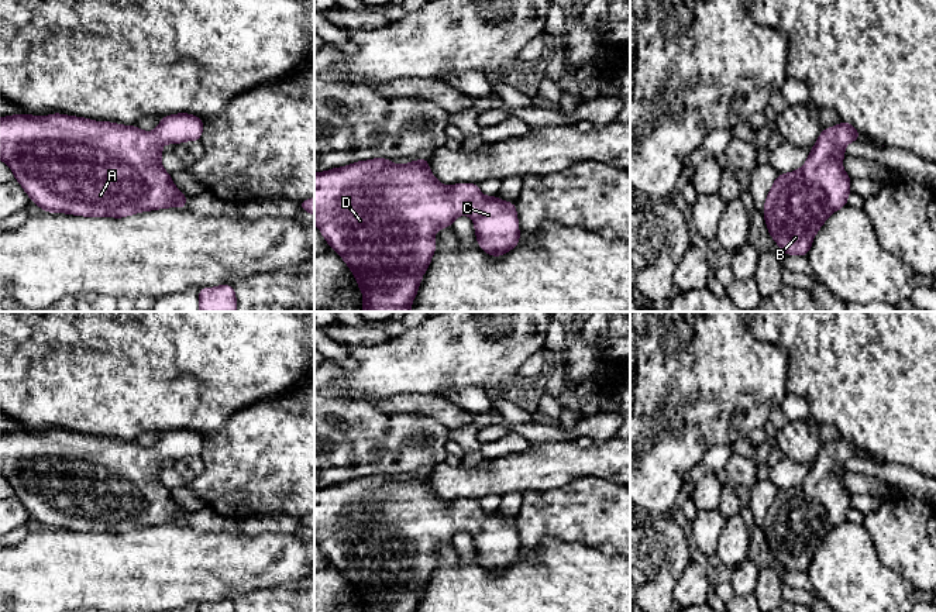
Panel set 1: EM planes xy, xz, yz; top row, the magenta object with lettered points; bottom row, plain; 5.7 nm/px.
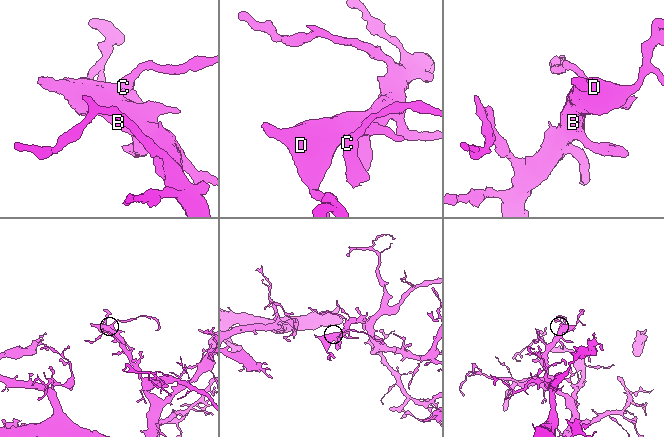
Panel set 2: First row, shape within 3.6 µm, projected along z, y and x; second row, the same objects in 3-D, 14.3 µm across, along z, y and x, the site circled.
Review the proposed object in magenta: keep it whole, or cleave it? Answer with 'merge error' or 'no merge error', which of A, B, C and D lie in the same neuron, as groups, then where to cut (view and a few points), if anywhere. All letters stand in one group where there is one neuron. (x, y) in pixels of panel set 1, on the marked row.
no merge error | A B C D | no cut

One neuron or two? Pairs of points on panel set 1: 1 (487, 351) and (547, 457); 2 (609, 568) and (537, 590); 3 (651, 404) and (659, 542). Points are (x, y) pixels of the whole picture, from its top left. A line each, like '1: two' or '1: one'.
1: two
2: one
3: two

